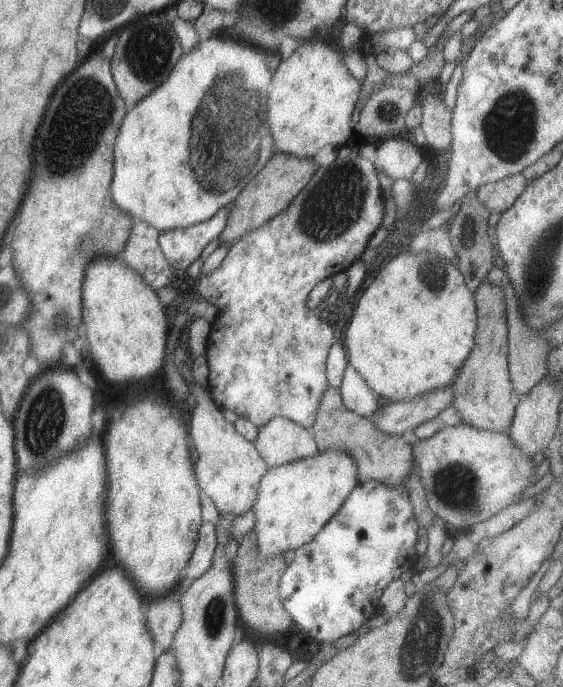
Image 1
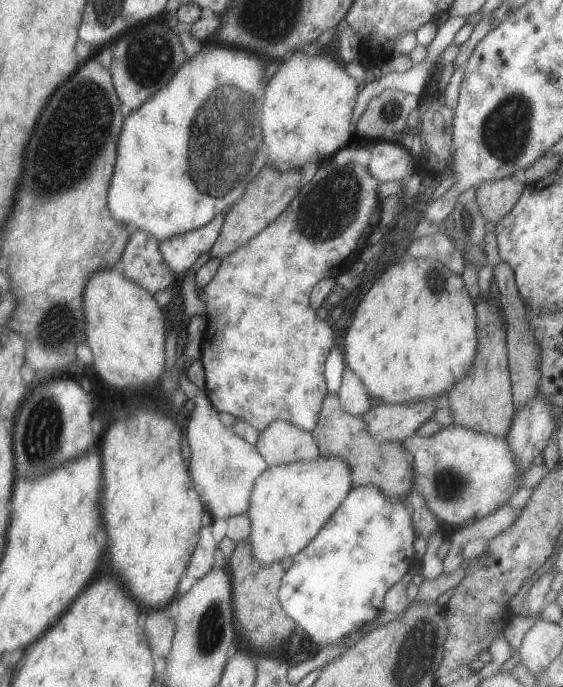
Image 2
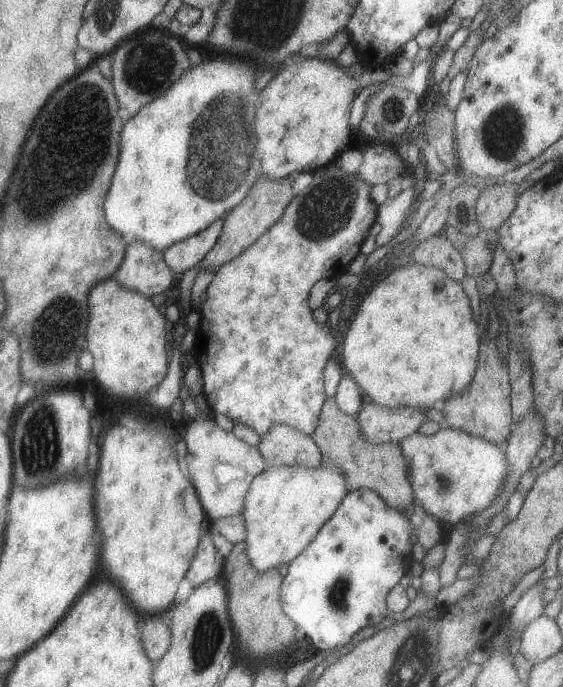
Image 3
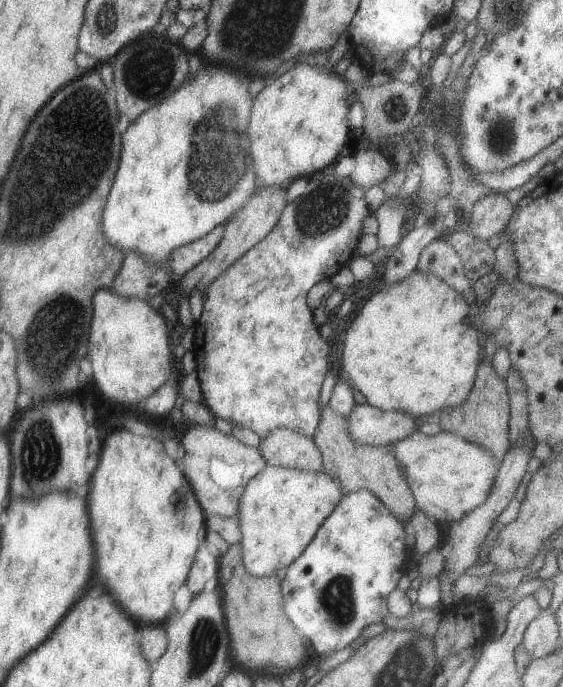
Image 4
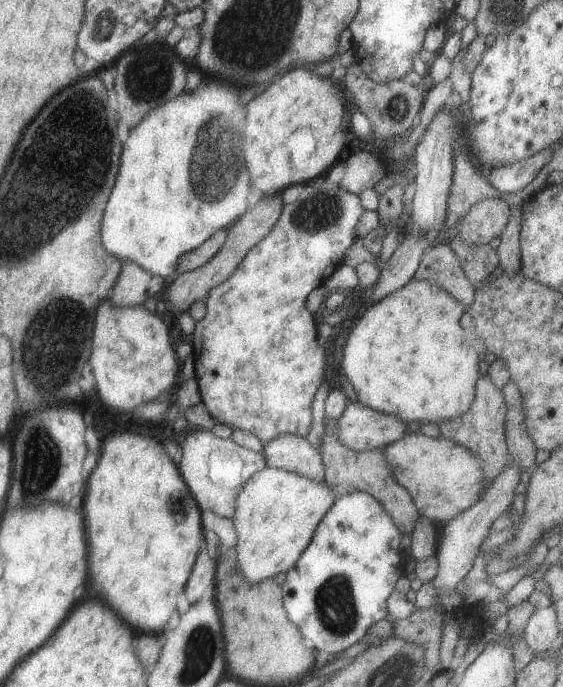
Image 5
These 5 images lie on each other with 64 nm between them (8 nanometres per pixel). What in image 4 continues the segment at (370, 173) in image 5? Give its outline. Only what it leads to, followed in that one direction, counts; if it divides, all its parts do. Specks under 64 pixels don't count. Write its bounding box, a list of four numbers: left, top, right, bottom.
[349,150,394,192]

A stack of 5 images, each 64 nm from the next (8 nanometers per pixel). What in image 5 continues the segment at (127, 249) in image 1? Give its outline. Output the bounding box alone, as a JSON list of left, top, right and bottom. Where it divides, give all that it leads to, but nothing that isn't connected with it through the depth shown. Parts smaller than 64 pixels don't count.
[110,260,168,306]

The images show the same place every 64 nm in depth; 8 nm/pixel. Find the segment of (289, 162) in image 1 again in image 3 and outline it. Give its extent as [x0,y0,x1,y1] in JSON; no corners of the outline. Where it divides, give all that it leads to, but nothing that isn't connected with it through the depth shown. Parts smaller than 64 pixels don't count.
[200,176,295,271]

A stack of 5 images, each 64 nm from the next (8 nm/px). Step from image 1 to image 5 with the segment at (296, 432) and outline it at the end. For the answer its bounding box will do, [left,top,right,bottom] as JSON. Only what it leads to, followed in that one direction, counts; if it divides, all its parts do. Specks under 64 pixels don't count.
[261,434,325,482]

